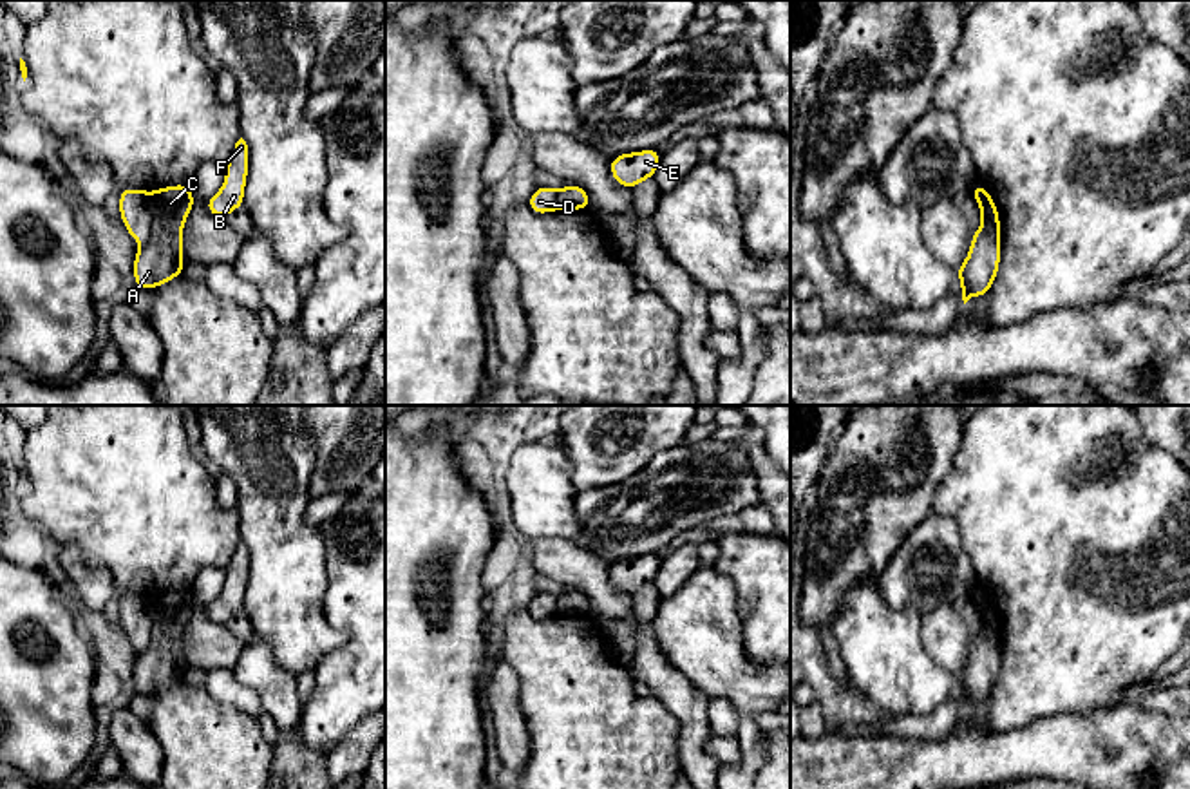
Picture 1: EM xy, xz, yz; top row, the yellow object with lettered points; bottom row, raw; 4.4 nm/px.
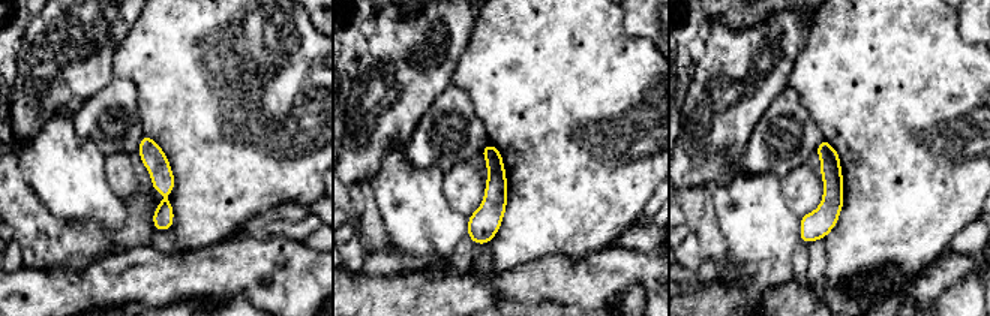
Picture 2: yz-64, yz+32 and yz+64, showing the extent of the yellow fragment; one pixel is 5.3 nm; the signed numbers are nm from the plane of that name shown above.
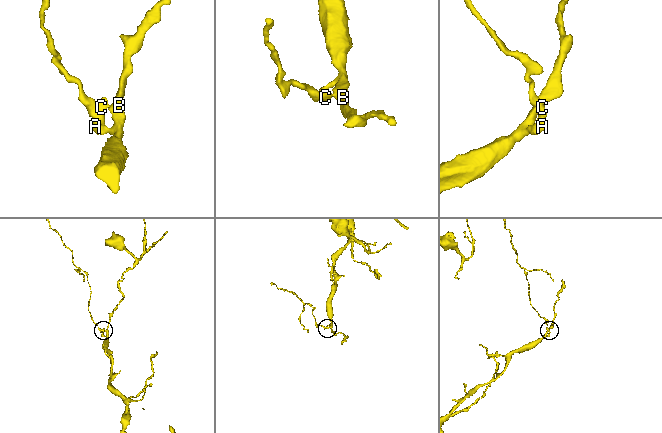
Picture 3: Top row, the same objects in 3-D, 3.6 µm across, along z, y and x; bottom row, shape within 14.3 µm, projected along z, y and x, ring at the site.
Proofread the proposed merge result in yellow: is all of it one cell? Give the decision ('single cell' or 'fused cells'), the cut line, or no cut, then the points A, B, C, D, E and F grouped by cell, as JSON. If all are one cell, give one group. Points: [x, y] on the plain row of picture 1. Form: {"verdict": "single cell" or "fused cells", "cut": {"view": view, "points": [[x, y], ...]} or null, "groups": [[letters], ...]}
{"verdict": "fused cells", "cut": {"view": "xy", "points": [[152, 599], [152, 636], [140, 646]]}, "groups": [["A", "B", "C", "E", "F"], ["D"]]}

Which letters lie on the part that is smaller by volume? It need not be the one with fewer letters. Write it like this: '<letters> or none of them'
D

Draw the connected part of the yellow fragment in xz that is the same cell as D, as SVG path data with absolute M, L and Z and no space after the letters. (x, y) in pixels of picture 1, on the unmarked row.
M537 592L528 604L528 613L539 621L559 615L557 595L552 592Z

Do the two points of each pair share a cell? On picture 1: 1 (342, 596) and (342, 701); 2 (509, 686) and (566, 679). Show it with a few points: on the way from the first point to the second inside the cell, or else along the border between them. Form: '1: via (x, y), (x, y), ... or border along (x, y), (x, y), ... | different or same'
1: via (360, 621), (360, 675) | same
2: border along (500, 657), (518, 677), (518, 704), (527, 726) | different

